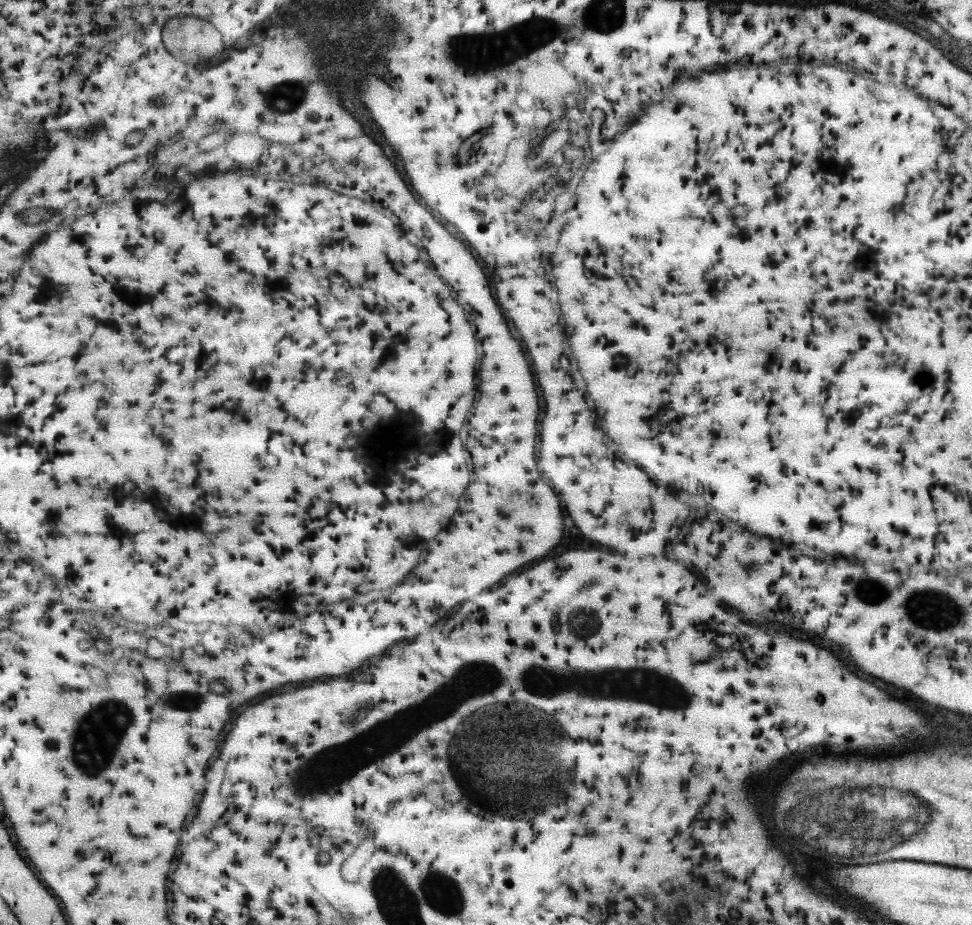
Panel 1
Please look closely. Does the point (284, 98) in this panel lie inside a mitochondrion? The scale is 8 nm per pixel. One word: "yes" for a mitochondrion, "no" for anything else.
yes

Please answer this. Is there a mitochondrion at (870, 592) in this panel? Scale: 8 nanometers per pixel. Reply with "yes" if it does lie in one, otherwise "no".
yes

